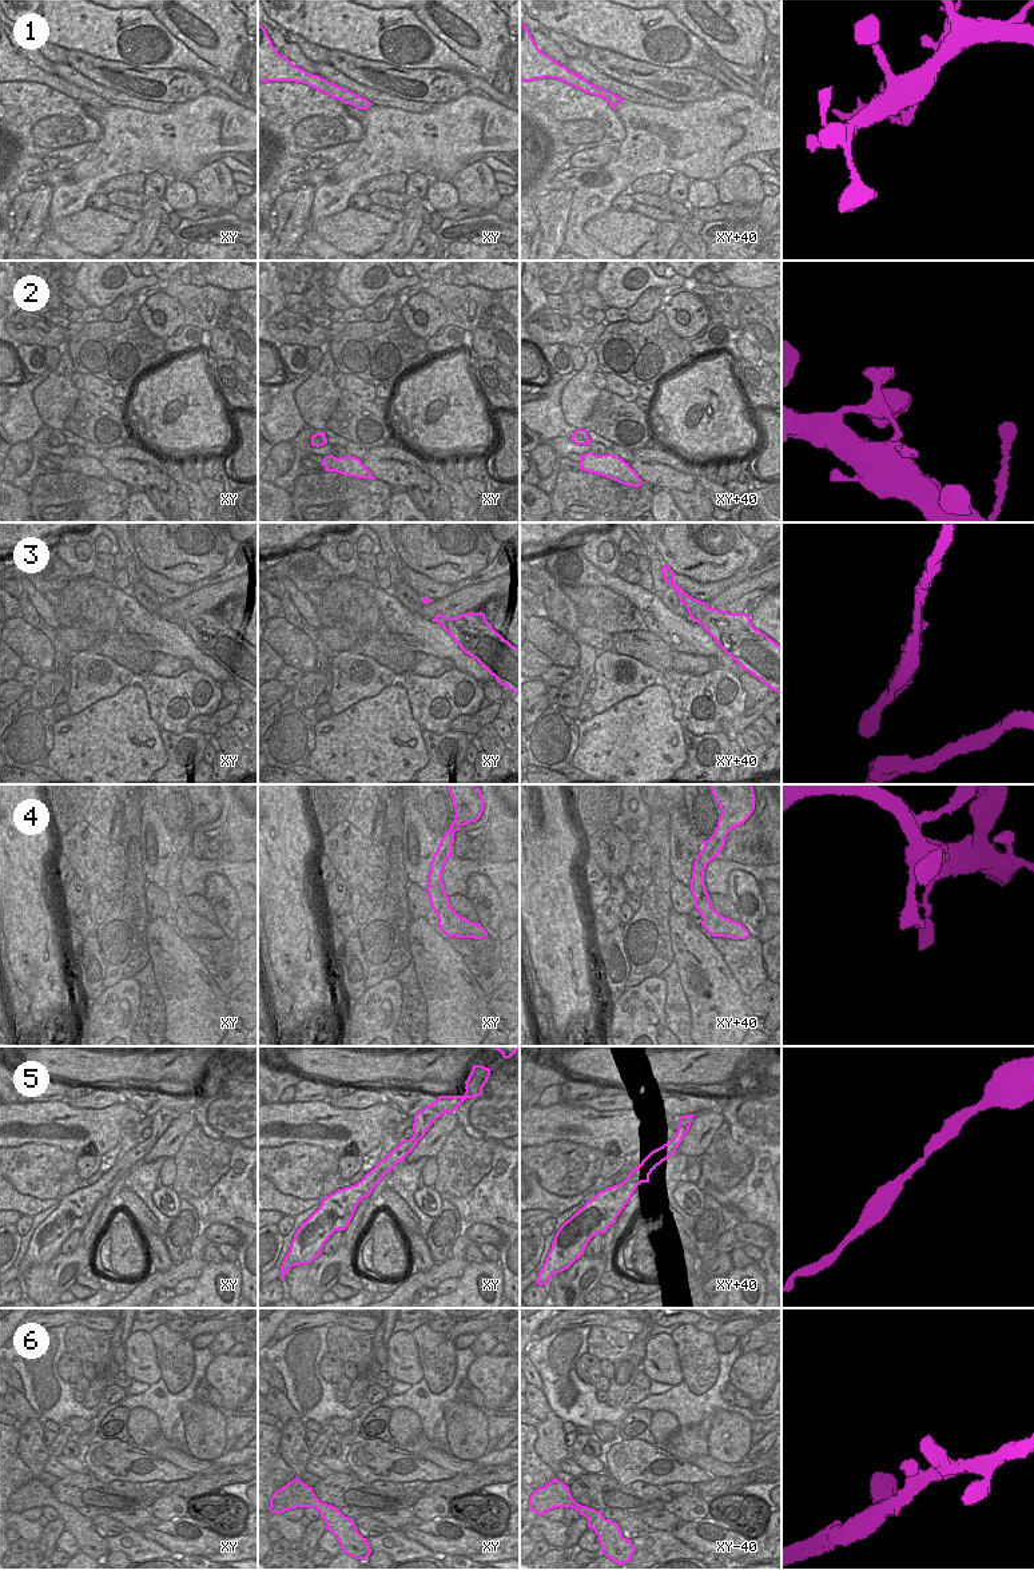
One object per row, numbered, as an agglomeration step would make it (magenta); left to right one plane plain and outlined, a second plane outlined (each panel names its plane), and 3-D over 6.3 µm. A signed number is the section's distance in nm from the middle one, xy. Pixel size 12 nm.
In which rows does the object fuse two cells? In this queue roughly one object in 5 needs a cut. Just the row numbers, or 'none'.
1

